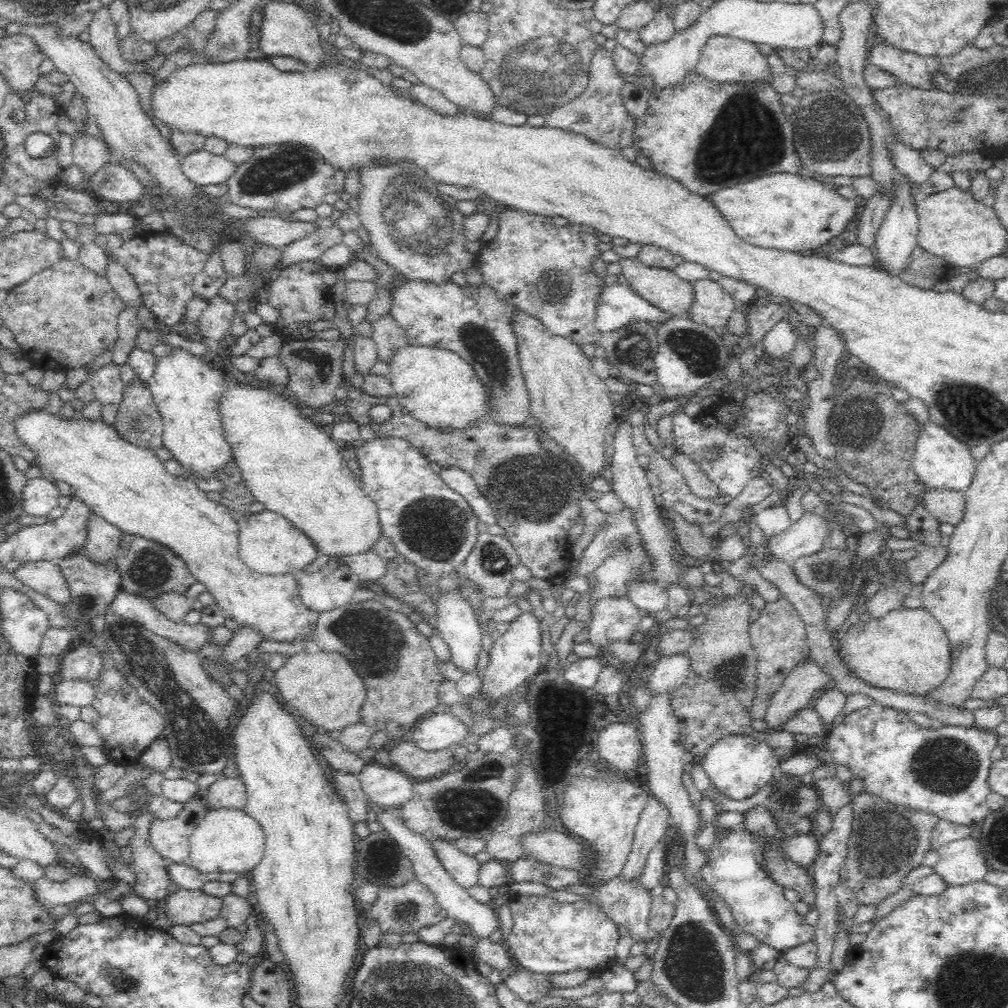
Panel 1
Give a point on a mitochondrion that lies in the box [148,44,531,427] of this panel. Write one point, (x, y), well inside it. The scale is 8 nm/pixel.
(273, 175)

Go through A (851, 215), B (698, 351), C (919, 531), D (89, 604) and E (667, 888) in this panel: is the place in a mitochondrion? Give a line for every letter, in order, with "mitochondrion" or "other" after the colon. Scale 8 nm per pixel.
A: other
B: mitochondrion
C: other
D: mitochondrion
E: other

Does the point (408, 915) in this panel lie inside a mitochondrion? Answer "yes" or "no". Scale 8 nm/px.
yes

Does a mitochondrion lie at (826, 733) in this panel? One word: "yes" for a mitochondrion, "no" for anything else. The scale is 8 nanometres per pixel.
no

